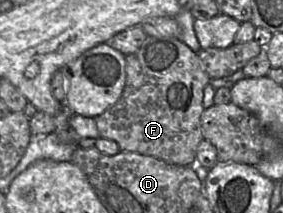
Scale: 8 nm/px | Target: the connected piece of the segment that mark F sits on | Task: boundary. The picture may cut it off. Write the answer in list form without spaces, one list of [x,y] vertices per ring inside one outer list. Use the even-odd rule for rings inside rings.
[[[149,36],[140,48],[126,59],[126,84],[118,101],[94,117],[100,137],[114,140],[121,151],[153,156],[171,164],[194,166],[196,152],[204,139],[201,115],[203,94],[211,81],[197,53],[174,37]]]

